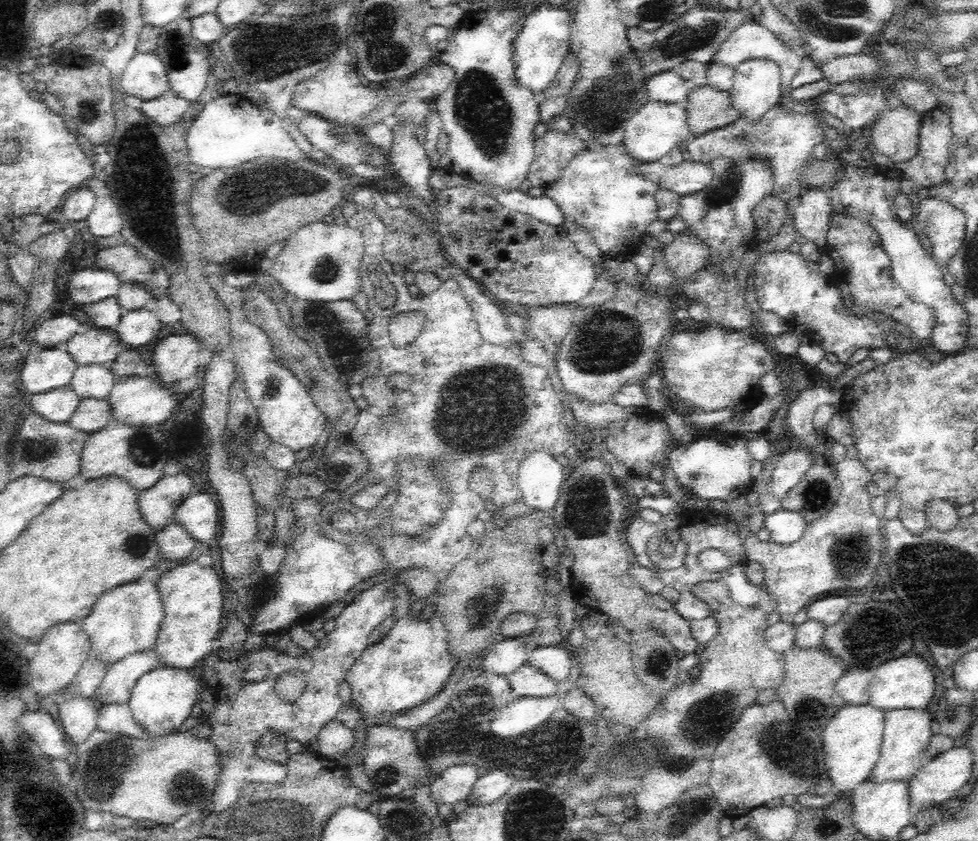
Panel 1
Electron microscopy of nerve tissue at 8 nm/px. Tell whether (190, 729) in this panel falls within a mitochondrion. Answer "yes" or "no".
no

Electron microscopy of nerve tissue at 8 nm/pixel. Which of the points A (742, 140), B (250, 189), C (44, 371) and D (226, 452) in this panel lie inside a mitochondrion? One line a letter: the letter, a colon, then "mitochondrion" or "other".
A: mitochondrion
B: mitochondrion
C: other
D: other

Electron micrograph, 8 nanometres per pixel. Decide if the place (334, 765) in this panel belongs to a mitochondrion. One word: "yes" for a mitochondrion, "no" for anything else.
no

